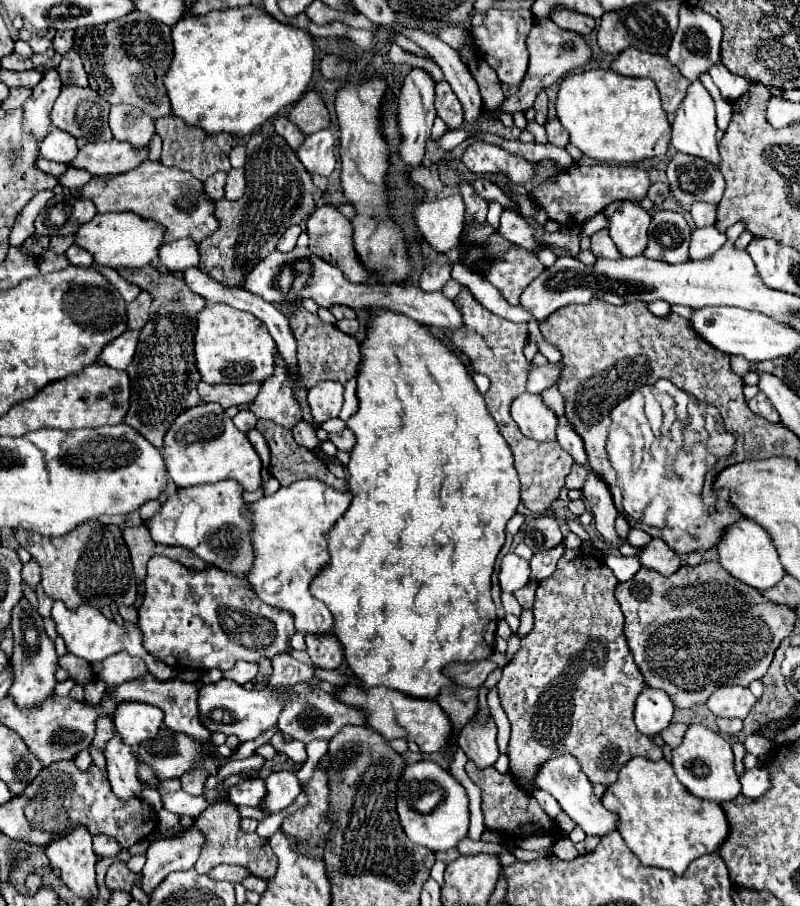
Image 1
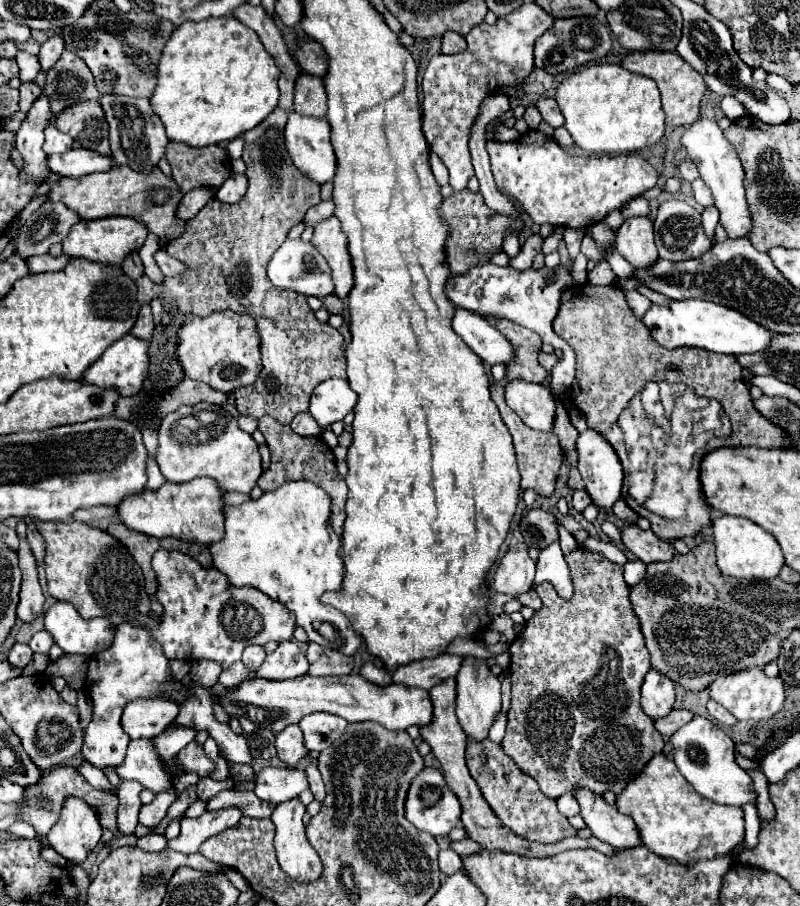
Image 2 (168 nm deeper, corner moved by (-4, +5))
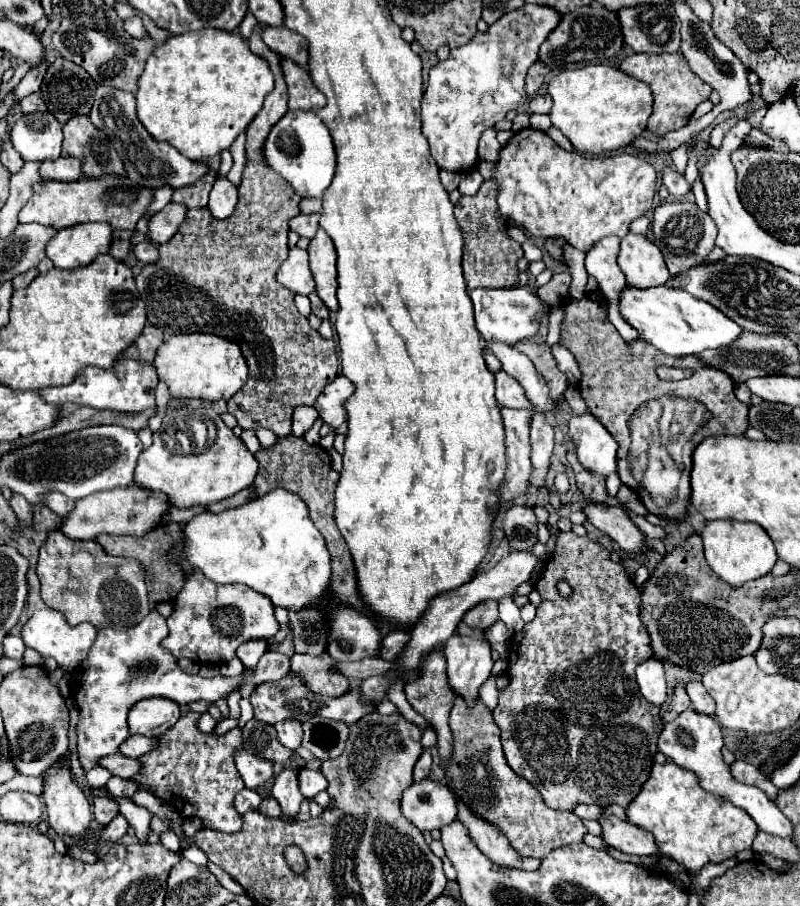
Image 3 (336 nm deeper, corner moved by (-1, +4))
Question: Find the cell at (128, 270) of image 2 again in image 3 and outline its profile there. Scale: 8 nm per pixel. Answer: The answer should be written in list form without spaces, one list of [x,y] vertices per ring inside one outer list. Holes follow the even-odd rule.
[[[113,231],[109,255],[113,255],[115,259],[125,259],[127,253],[131,251],[131,237],[133,231]]]

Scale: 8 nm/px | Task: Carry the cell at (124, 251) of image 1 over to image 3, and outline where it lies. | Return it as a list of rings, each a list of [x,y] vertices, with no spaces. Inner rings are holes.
[[[81,223],[59,229],[47,243],[45,253],[57,269],[77,269],[89,265],[97,255],[107,253],[109,245],[109,225]]]

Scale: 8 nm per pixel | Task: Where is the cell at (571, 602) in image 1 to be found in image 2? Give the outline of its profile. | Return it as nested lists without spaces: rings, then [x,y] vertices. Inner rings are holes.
[[[576,548],[566,556],[566,562],[570,566],[570,578],[574,584],[574,596],[570,600],[564,600],[558,596],[556,588],[548,582],[536,586],[536,592],[542,600],[542,608],[538,612],[534,612],[534,616],[526,622],[526,630],[520,638],[516,638],[510,644],[510,678],[512,678],[512,704],[508,710],[508,726],[506,726],[506,736],[502,740],[502,750],[506,752],[506,756],[510,756],[516,766],[528,774],[530,778],[534,778],[540,786],[540,790],[550,796],[556,798],[560,794],[572,792],[572,788],[576,784],[584,784],[584,788],[596,792],[596,794],[604,794],[606,790],[612,790],[614,794],[618,794],[644,766],[646,762],[654,756],[660,754],[664,748],[664,738],[660,736],[660,732],[656,732],[654,722],[648,720],[642,712],[640,712],[640,686],[644,682],[644,676],[650,668],[650,656],[648,650],[644,646],[644,636],[640,632],[640,624],[636,620],[636,614],[632,610],[630,598],[628,598],[628,584],[622,578],[622,566],[612,564],[610,560],[606,560],[602,554],[594,554],[590,550],[584,548]]]

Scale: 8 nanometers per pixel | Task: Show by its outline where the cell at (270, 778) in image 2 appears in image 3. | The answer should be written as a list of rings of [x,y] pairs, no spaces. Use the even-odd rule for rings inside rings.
[[[301,769],[301,793],[307,799],[313,799],[317,793],[327,789],[327,779],[321,771],[311,771],[311,769]]]

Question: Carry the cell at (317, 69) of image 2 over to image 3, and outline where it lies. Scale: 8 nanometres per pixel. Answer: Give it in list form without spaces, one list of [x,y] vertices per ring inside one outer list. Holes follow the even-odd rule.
[[[265,27],[261,31],[261,39],[269,49],[277,51],[281,57],[287,57],[297,65],[307,67],[307,57],[309,57],[307,41],[299,33],[293,33],[285,27]]]

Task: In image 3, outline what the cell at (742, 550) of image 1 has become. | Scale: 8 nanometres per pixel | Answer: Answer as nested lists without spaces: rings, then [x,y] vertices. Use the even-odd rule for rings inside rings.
[[[727,519],[707,521],[699,535],[703,539],[705,559],[709,567],[733,587],[767,575],[777,561],[777,553],[775,553],[775,545],[771,537],[757,523],[747,523],[747,521],[741,523],[741,521],[727,521]]]

